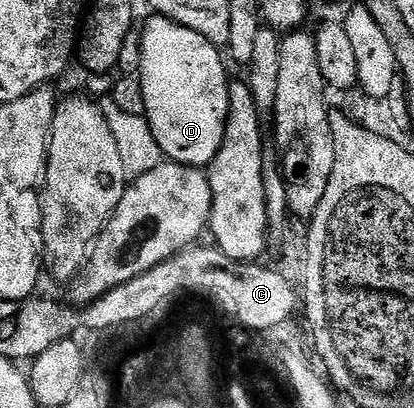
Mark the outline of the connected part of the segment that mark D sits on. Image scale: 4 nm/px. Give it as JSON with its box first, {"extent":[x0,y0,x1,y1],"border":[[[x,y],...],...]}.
{"extent":[137,16,229,166],"border":[[[151,16],[141,27],[140,52],[141,64],[137,77],[144,92],[145,117],[160,146],[162,157],[182,166],[210,166],[213,156],[217,156],[221,148],[229,116],[229,77],[219,55],[222,54],[220,47],[193,32],[193,28],[185,28],[162,16]]]}

